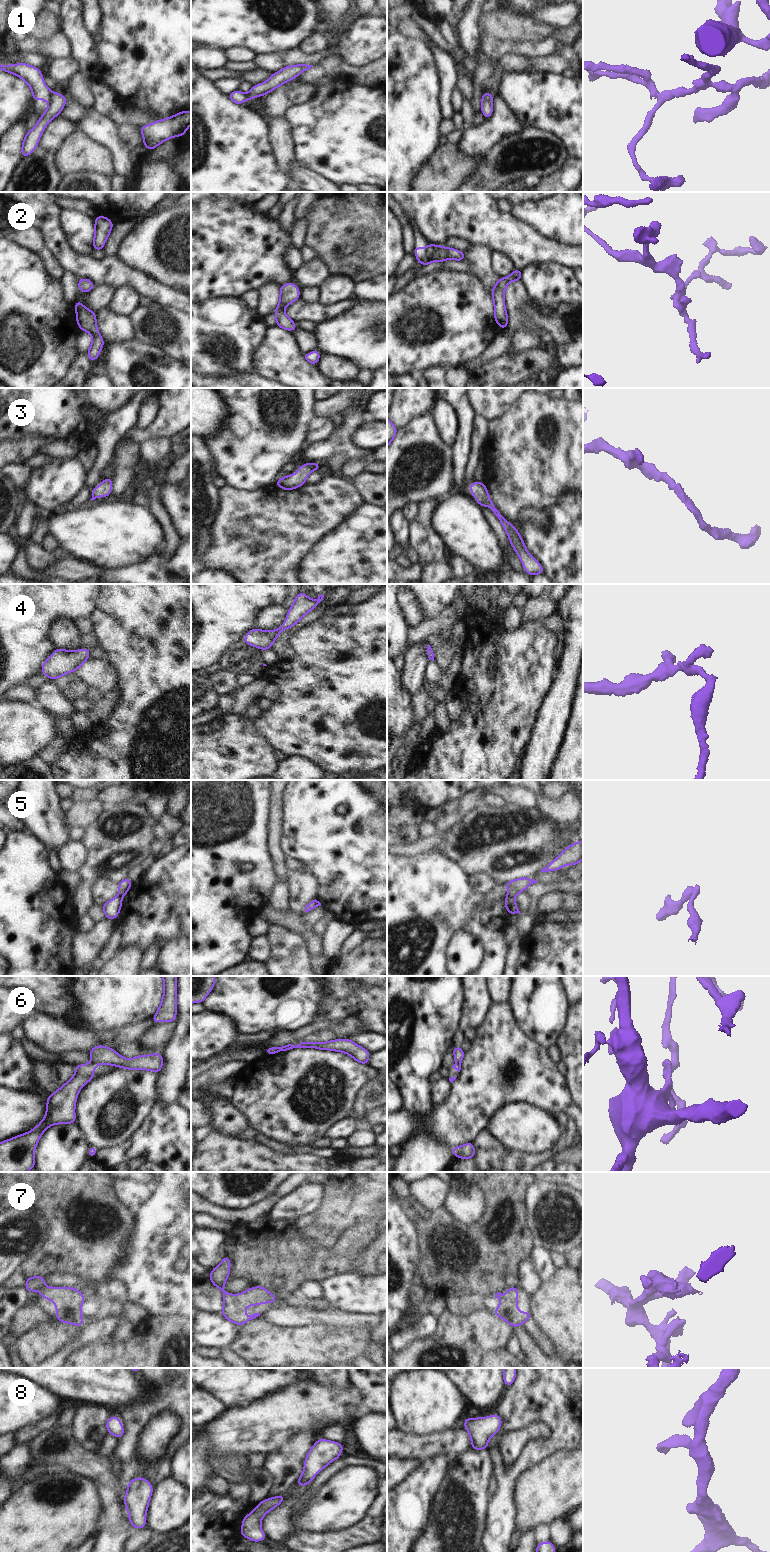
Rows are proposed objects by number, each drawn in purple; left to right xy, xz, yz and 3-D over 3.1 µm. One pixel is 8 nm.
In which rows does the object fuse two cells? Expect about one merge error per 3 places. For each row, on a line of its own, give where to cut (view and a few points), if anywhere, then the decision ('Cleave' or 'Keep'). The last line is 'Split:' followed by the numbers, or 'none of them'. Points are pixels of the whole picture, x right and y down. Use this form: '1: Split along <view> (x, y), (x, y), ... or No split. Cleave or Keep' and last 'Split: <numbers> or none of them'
1: Split along xy (52, 92), (49, 101). Cleave
2: No split. Keep
3: No split. Keep
4: No split. Keep
5: Split along yz (507, 896), (513, 897). Cleave
6: Split along xz (292, 1045), (283, 1050). Cleave
7: No split. Keep
8: No split. Keep
Split: 1, 5, 6

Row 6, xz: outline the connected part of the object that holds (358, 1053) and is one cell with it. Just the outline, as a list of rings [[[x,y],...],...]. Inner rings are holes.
[[[336,1039],[330,1040],[329,1042],[301,1042],[300,1044],[290,1048],[285,1049],[284,1051],[293,1049],[293,1048],[315,1048],[318,1050],[332,1050],[336,1052],[344,1052],[351,1056],[355,1061],[369,1066],[368,1060],[371,1052],[354,1043],[351,1039]]]

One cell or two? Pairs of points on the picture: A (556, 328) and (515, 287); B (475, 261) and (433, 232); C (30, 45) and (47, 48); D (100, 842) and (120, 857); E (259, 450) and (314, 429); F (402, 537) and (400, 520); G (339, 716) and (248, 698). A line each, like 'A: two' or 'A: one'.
A: one
B: two
C: one
D: one
E: two
F: one
G: two

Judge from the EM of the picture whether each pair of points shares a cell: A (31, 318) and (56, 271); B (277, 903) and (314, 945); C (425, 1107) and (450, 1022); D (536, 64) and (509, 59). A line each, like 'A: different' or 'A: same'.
A: different
B: different
C: same
D: same

